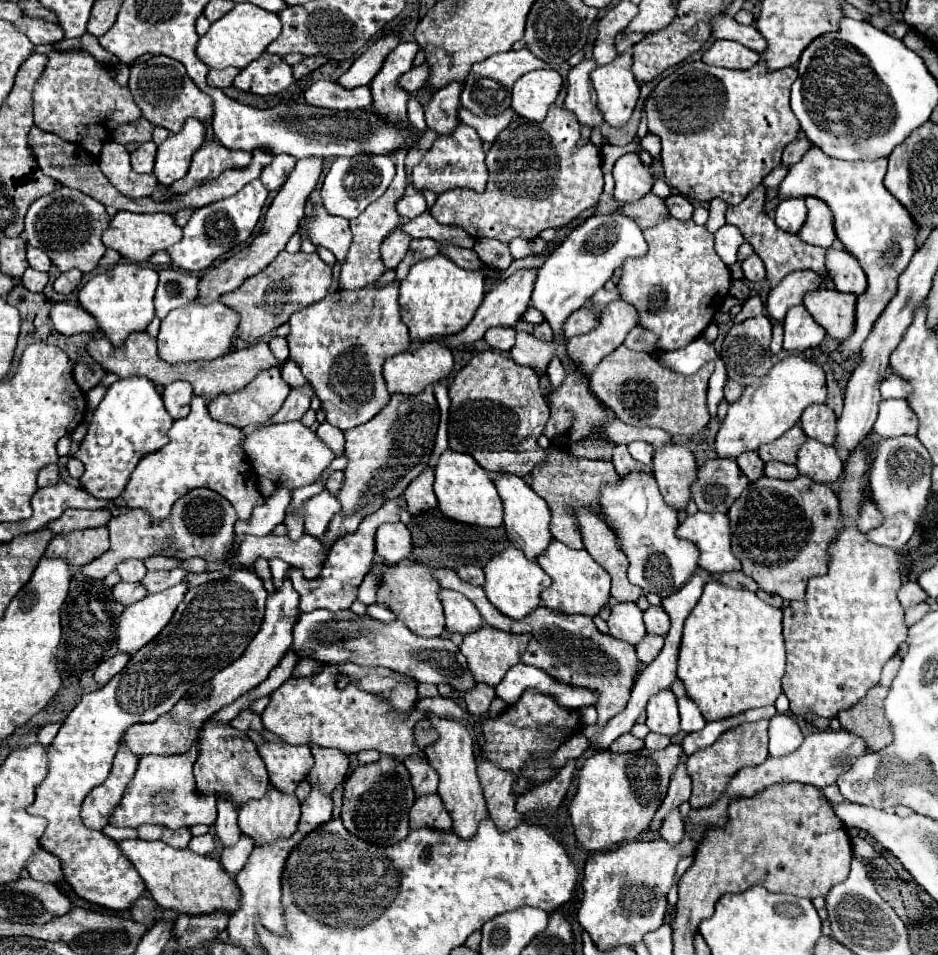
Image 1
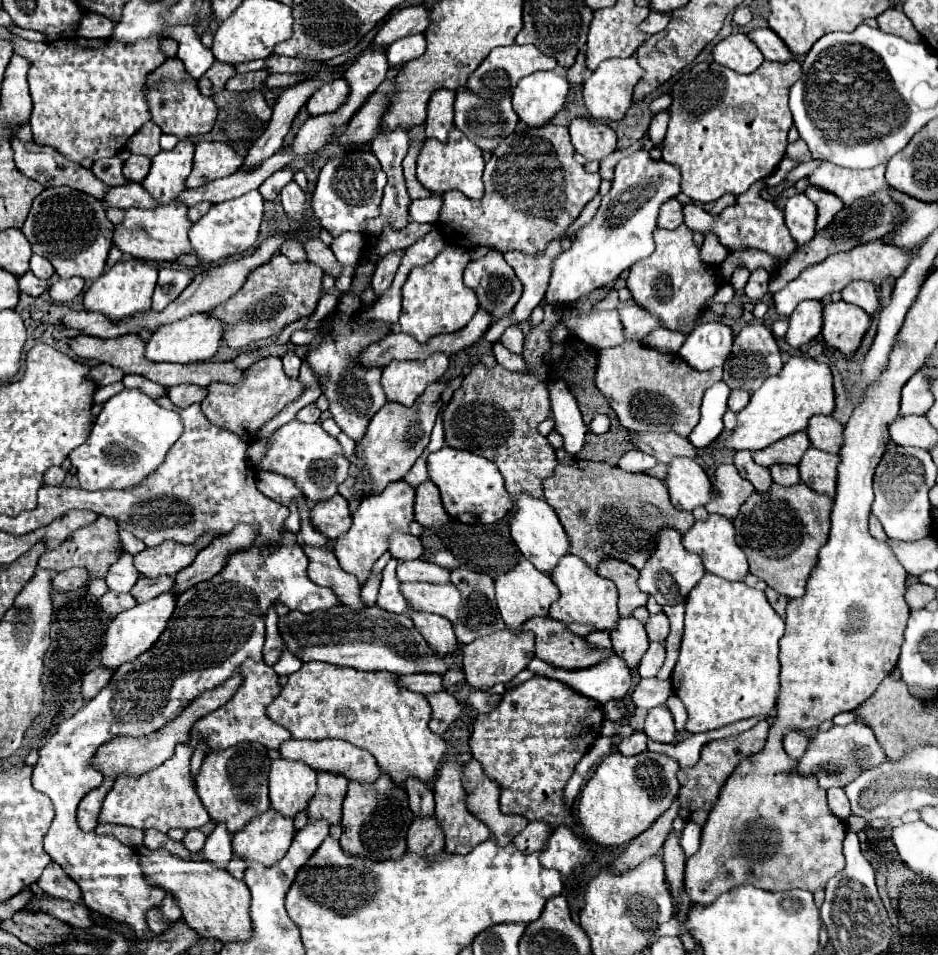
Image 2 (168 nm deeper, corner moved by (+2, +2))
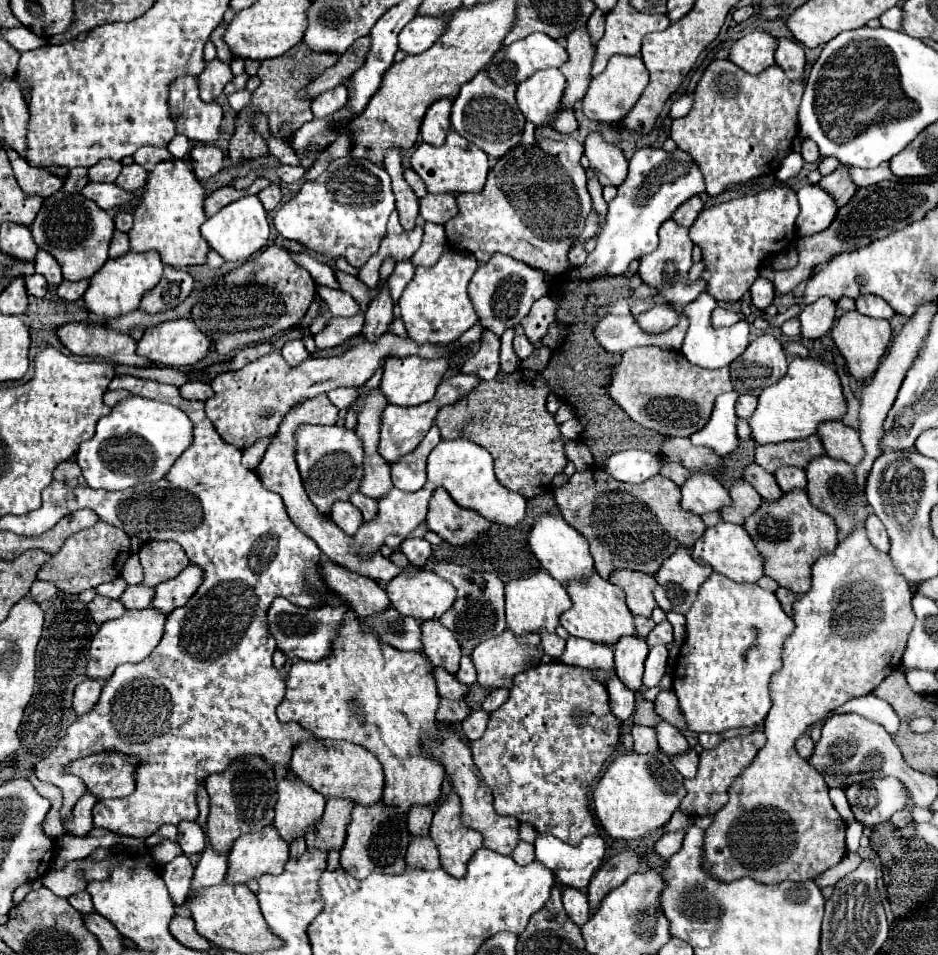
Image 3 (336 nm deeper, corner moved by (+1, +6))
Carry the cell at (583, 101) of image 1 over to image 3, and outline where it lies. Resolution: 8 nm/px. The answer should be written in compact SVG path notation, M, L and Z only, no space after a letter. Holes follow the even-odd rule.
M590 132L584 140L584 154L590 160L590 168L598 174L602 186L618 186L628 174L628 160L616 144L608 144L600 132Z

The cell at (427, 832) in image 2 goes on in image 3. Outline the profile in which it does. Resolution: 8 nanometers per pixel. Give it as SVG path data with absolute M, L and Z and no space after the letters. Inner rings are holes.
M412 836L406 852L406 864L410 868L438 868L438 848L430 836Z

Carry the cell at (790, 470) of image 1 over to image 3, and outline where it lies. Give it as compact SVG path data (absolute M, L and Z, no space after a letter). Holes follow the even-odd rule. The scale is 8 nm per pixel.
M782 466L774 472L774 478L778 480L778 486L782 492L790 492L792 488L806 488L806 474L802 468L796 466Z

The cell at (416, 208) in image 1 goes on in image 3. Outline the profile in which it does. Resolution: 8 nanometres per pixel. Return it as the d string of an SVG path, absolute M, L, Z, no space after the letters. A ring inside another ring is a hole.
M426 194L420 200L420 216L426 222L446 224L454 214L456 214L454 194Z

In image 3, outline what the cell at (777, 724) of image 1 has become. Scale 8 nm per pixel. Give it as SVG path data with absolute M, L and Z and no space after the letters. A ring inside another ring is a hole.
M802 734L802 736L796 740L796 750L798 750L798 754L800 754L802 758L810 758L812 748L814 748L814 742L812 742L812 738L810 738L808 734Z

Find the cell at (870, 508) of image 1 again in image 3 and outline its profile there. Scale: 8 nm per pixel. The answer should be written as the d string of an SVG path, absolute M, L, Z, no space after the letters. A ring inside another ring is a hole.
M870 514L868 520L866 520L866 530L868 530L868 538L870 542L882 550L882 552L888 552L890 550L890 540L888 540L888 534L886 534L886 528L884 524L878 520L876 514Z

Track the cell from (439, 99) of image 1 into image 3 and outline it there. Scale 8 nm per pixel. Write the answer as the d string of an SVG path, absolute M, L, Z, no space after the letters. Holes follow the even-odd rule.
M442 98L436 100L422 122L422 140L432 144L432 146L442 146L446 140L446 134L450 130L450 110L452 110L452 102L450 98Z

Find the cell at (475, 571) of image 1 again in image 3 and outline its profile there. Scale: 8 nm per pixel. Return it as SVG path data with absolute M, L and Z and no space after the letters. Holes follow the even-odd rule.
M436 562L434 572L438 576L450 580L458 590L454 606L448 612L444 612L440 622L456 634L464 652L472 652L472 648L476 644L480 644L482 640L494 638L506 630L504 584L496 574L492 574L492 572L464 572L464 568L454 562Z

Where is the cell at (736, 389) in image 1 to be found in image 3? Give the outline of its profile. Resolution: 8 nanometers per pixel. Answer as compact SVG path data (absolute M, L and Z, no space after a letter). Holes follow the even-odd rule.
M742 394L742 396L738 396L738 402L736 402L736 414L738 414L738 418L748 418L752 412L754 412L754 408L756 408L756 396L750 396L750 394Z

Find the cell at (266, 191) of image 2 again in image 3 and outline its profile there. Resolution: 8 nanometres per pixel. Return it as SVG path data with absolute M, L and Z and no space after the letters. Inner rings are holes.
M270 184L270 186L266 186L264 190L260 190L258 198L262 200L262 204L264 204L266 210L274 210L274 208L280 204L280 198L282 198L282 194L280 194L280 186L278 186L278 184Z

